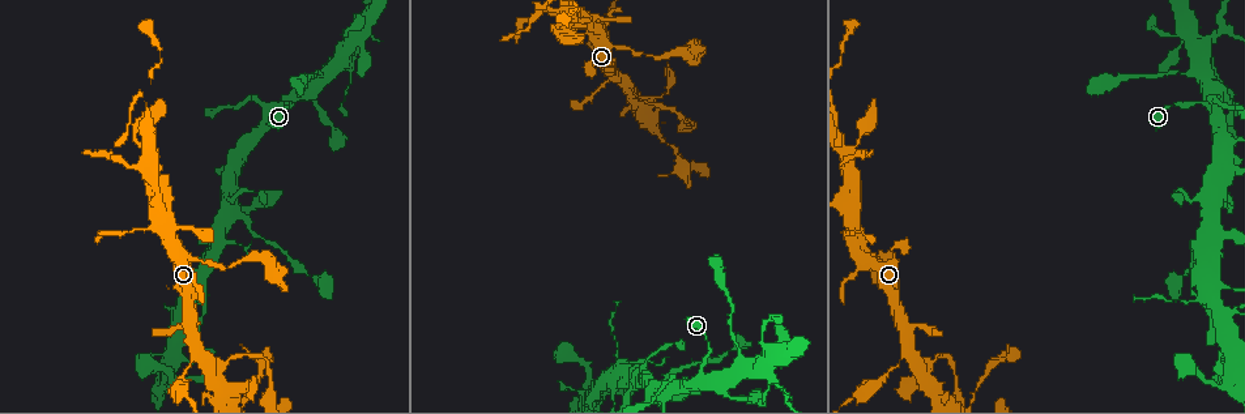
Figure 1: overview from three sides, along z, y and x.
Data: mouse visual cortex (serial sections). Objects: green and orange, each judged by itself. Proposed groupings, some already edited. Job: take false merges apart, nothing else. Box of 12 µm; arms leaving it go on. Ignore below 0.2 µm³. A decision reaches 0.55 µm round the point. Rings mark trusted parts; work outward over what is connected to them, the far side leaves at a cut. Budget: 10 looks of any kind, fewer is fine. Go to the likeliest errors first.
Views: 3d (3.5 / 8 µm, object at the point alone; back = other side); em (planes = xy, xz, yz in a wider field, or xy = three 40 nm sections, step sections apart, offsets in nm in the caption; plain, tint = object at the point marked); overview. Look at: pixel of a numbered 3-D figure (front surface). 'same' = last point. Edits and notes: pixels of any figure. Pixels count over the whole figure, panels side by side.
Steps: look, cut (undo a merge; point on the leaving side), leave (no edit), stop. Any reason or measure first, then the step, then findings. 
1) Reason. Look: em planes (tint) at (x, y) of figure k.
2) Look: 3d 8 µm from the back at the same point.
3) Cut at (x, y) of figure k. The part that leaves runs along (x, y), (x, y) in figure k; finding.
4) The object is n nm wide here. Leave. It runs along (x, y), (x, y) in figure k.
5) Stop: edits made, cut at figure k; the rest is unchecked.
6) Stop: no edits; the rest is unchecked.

Calibre changes. Look: 3d 8 µm at (618, 77) of figure 1.

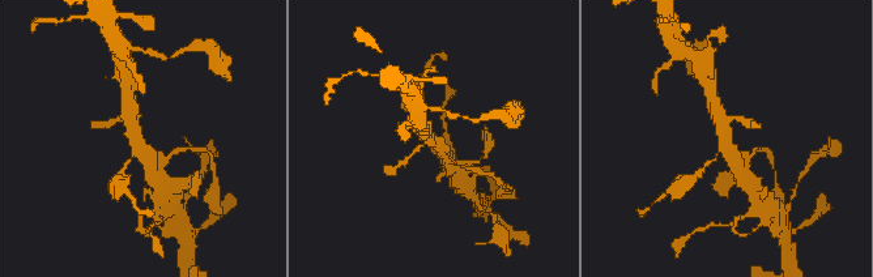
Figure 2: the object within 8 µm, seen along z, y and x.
3 arms meet here; the arms are 150, 400, 400 nm wide; now the EM. Look: em xy step 3 (tint) at (433, 137) of figure 2.

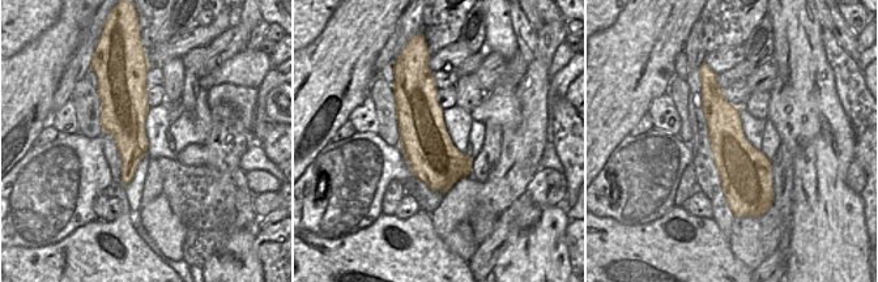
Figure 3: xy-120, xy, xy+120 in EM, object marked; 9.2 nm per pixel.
Leave. It runs along (718, 107), (724, 143), (741, 173) in figure 2; all the same cell.

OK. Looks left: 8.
Sharp bend. Look: 3d 3.5 µm at (1209, 98) of figure 1.

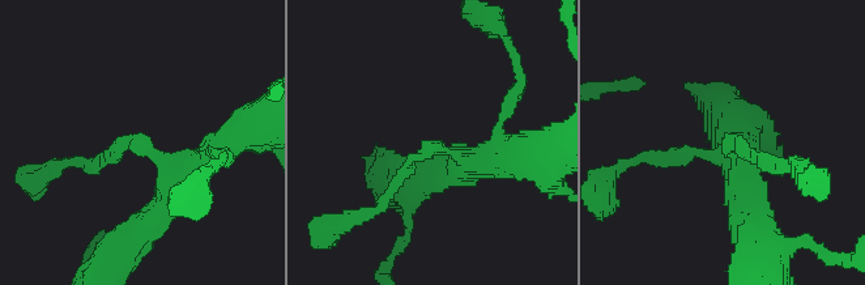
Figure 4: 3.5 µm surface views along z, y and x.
The arms are 150, 350 nm wide. Leave. All the same cell.

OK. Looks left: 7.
Three arms meet. Look: 3d 3.5 µm at (218, 230) of figure 1.

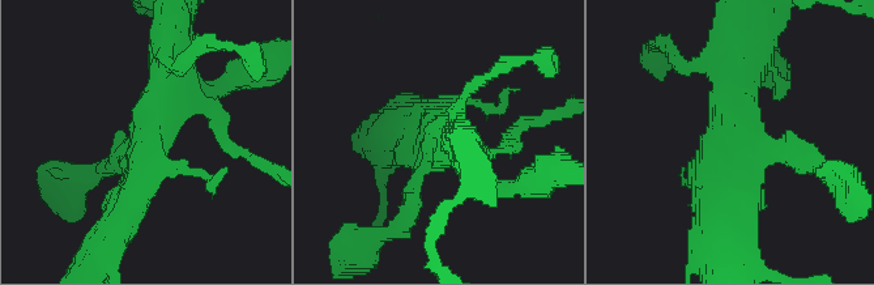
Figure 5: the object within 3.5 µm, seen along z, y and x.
Look: em xy step 1 (tint) at (738, 144) of figure 5.

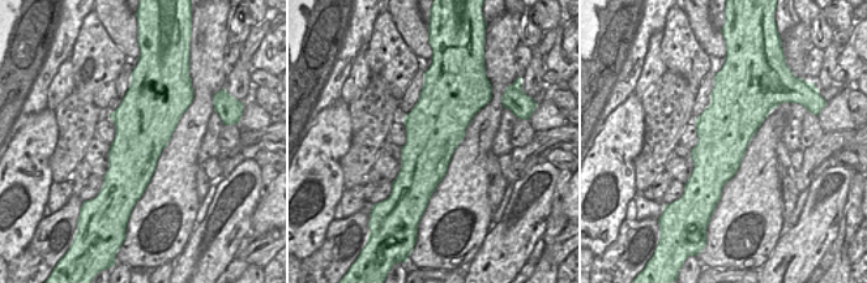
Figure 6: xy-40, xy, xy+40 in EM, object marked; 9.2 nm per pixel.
Leave. It runs along (174, 63), (174, 83), (122, 220) in figure 5; one cell here.

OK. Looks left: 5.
Abrupt turn. Look: 3d 3.5 µm at (1227, 385) of figure 1.

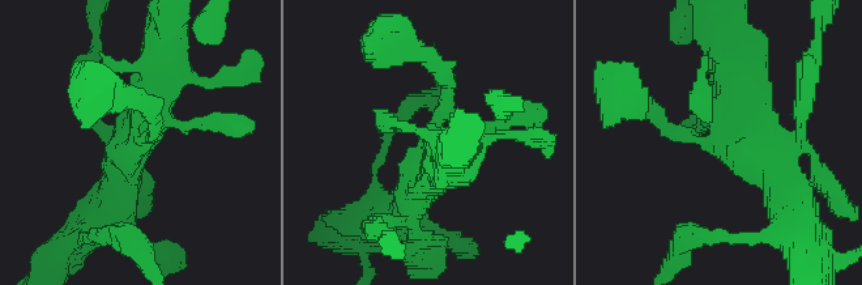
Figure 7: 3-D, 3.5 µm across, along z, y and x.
Need the tissue. Look: em xy step 3 (plain) at (715, 143) of figure 7.

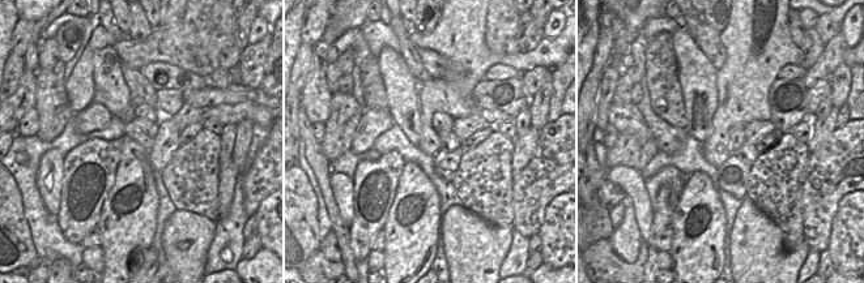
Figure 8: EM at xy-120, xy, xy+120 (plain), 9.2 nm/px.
Look: em xy step 3 (tint) at the same point.

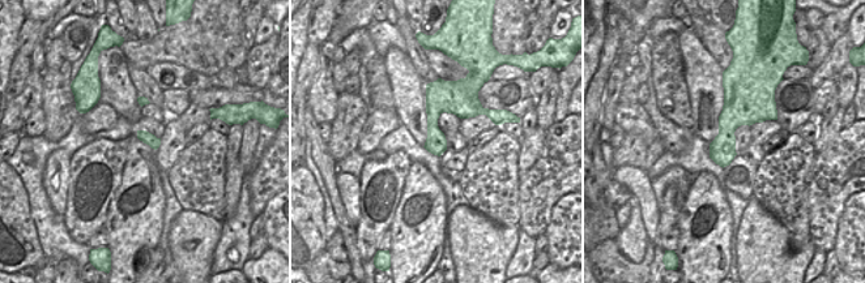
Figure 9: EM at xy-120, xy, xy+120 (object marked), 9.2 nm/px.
Leave. It runs along (453, 158), (430, 150), (438, 67) in figure 7; one cell here.

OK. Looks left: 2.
Stop: no edits; the rest is unchecked.

